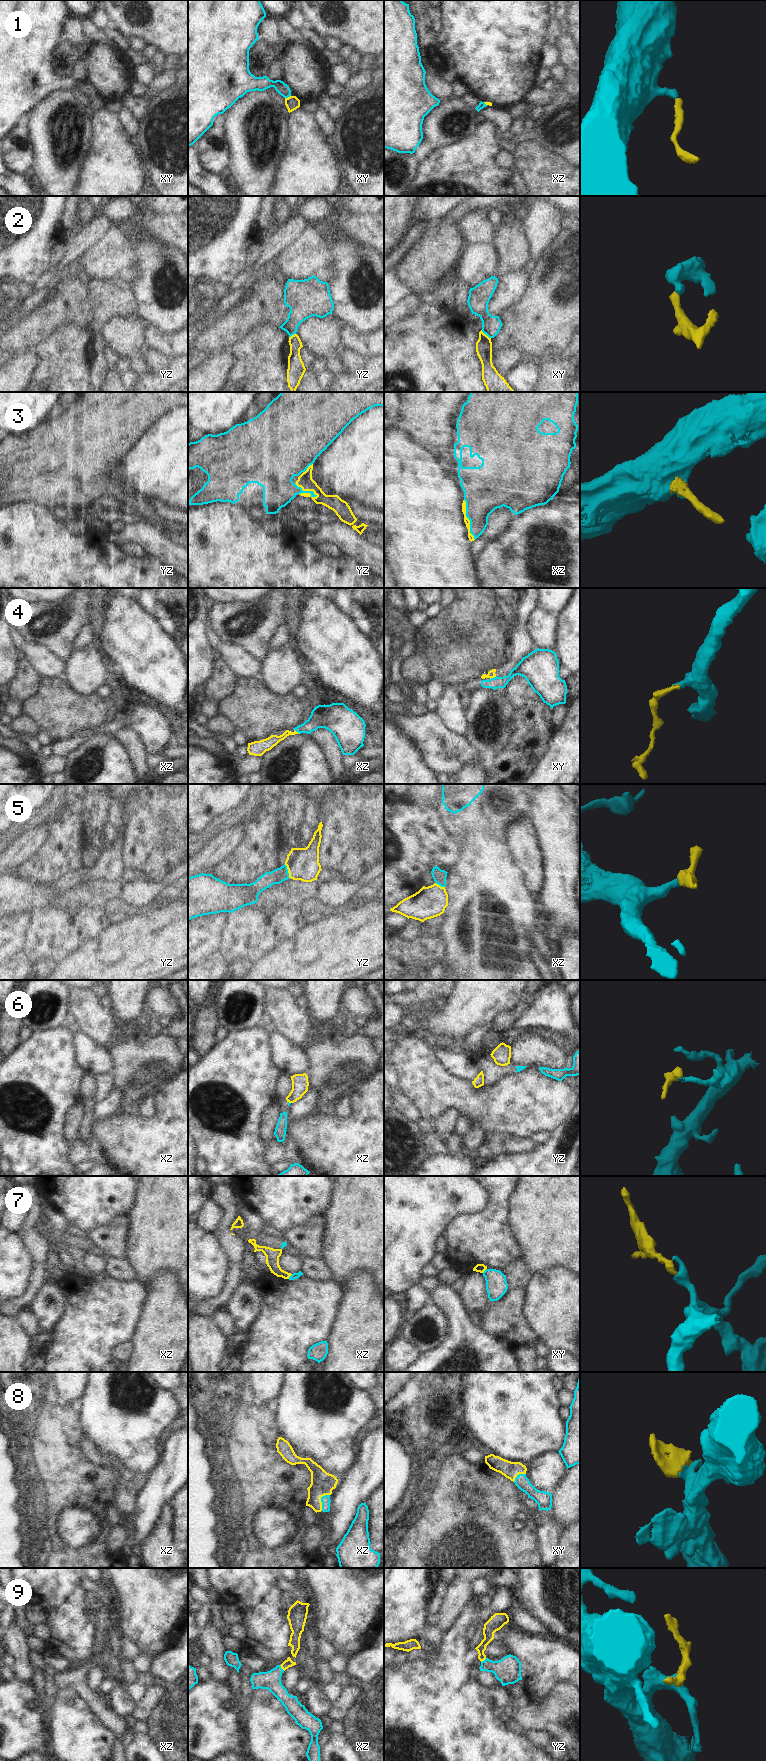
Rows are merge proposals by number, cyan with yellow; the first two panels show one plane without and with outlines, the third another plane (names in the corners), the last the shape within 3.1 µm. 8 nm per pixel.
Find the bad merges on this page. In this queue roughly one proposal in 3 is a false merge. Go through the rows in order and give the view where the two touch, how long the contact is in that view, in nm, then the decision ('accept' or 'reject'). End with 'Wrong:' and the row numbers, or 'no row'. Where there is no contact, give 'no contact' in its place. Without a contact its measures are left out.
1: contact in xy; length 50 nm; accept
2: contact in xy; length 100 nm; reject
3: contact in yz; length 200 nm; accept
4: contact in xy; length 60 nm; reject
5: contact in yz; length 120 nm; accept
6: contact in xz; length 30 nm; reject
7: contact in xz; length 50 nm; reject
8: contact in xz; length 150 nm; accept
9: contact in xz; length 60 nm; accept
Wrong: 2, 4, 6, 7

